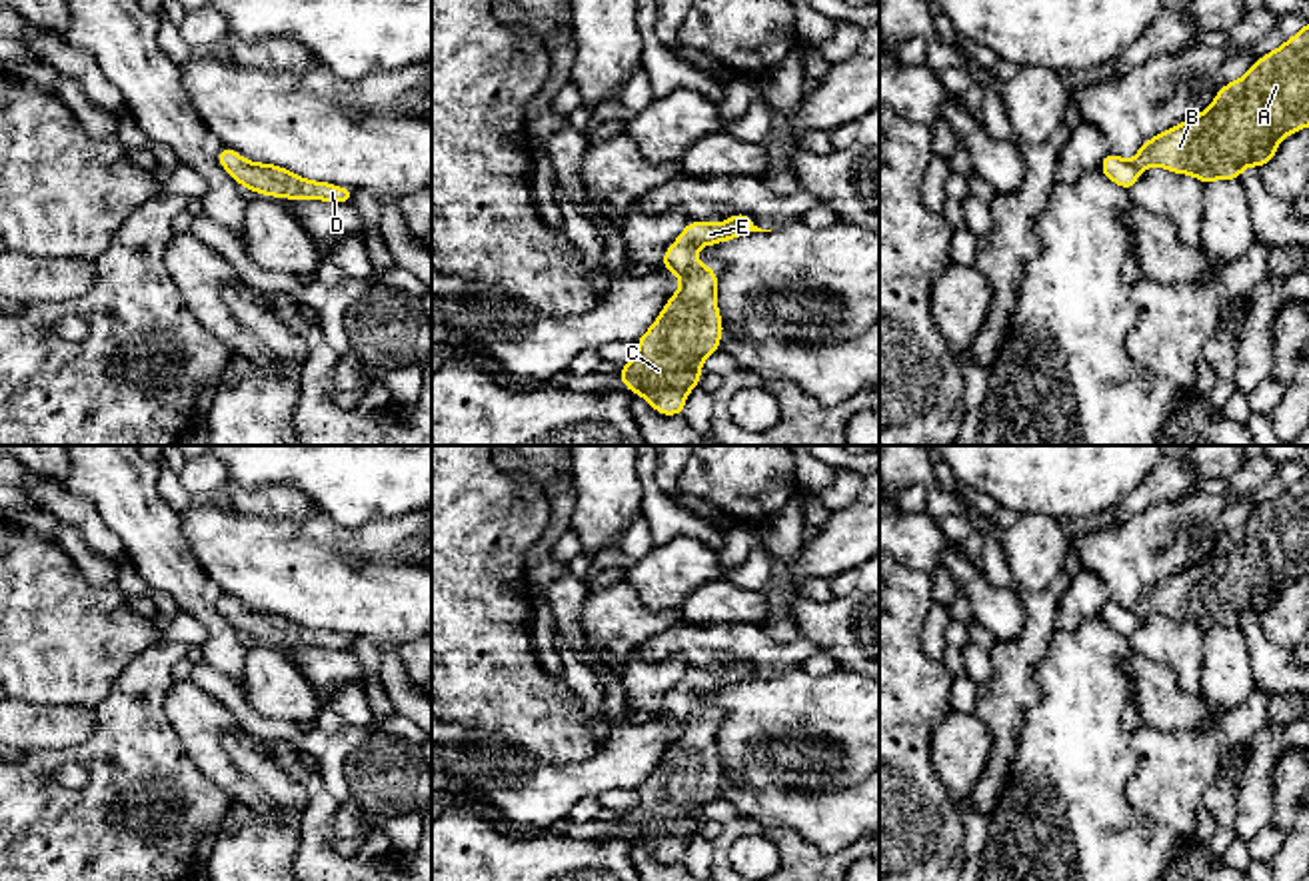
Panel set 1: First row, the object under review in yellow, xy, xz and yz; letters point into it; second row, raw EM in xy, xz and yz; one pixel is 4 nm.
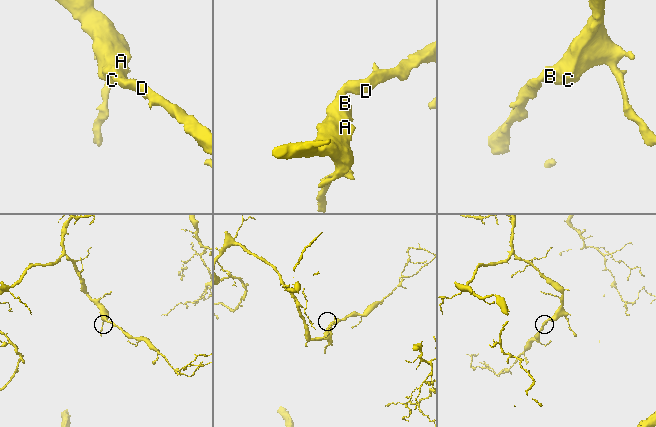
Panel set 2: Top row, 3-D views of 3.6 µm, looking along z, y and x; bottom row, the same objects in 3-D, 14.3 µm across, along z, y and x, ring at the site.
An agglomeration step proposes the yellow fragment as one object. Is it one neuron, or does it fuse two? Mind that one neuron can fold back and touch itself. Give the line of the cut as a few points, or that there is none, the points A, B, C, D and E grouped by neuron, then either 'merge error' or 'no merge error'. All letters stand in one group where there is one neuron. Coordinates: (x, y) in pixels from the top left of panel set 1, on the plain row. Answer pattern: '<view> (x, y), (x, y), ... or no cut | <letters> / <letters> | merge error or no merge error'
no cut | A B C D E | no merge error

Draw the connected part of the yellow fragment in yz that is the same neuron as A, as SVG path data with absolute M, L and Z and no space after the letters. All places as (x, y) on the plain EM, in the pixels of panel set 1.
M1309 471L1277 497L1261 503L1241 525L1219 535L1215 549L1199 563L1143 589L1133 609L1107 601L1099 617L1123 637L1157 611L1173 621L1191 621L1199 629L1239 627L1245 613L1265 613L1283 583L1309 573Z

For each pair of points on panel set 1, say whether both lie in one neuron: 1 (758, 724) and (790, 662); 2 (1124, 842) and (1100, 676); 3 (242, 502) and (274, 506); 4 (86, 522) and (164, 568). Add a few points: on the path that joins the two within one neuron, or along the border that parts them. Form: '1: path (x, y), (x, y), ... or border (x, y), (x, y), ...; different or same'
1: border (800, 668), (772, 678); different
2: path (1100, 812), (1100, 720); same
3: path (250, 502), (266, 502); same
4: border (92, 504), (132, 562); different

